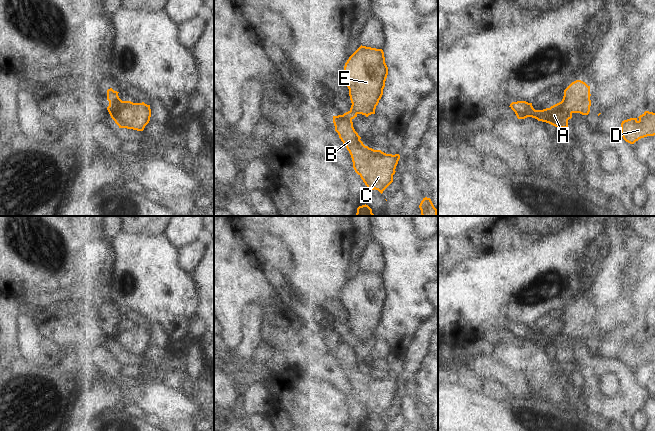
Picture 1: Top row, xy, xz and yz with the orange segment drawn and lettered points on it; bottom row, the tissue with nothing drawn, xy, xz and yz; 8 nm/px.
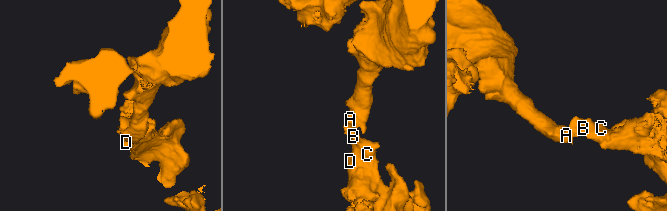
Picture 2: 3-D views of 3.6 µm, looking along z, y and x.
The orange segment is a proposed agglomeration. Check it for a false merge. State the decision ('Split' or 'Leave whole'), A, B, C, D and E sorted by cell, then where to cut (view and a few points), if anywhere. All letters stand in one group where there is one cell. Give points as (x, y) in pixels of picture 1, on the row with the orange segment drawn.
Split. Groups: A E / B C D. Split along xy (121, 100), (118, 103), (109, 104).

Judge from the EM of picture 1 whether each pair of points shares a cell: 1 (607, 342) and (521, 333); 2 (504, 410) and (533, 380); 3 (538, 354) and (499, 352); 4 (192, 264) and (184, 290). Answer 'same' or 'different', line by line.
1: different
2: different
3: same
4: different

